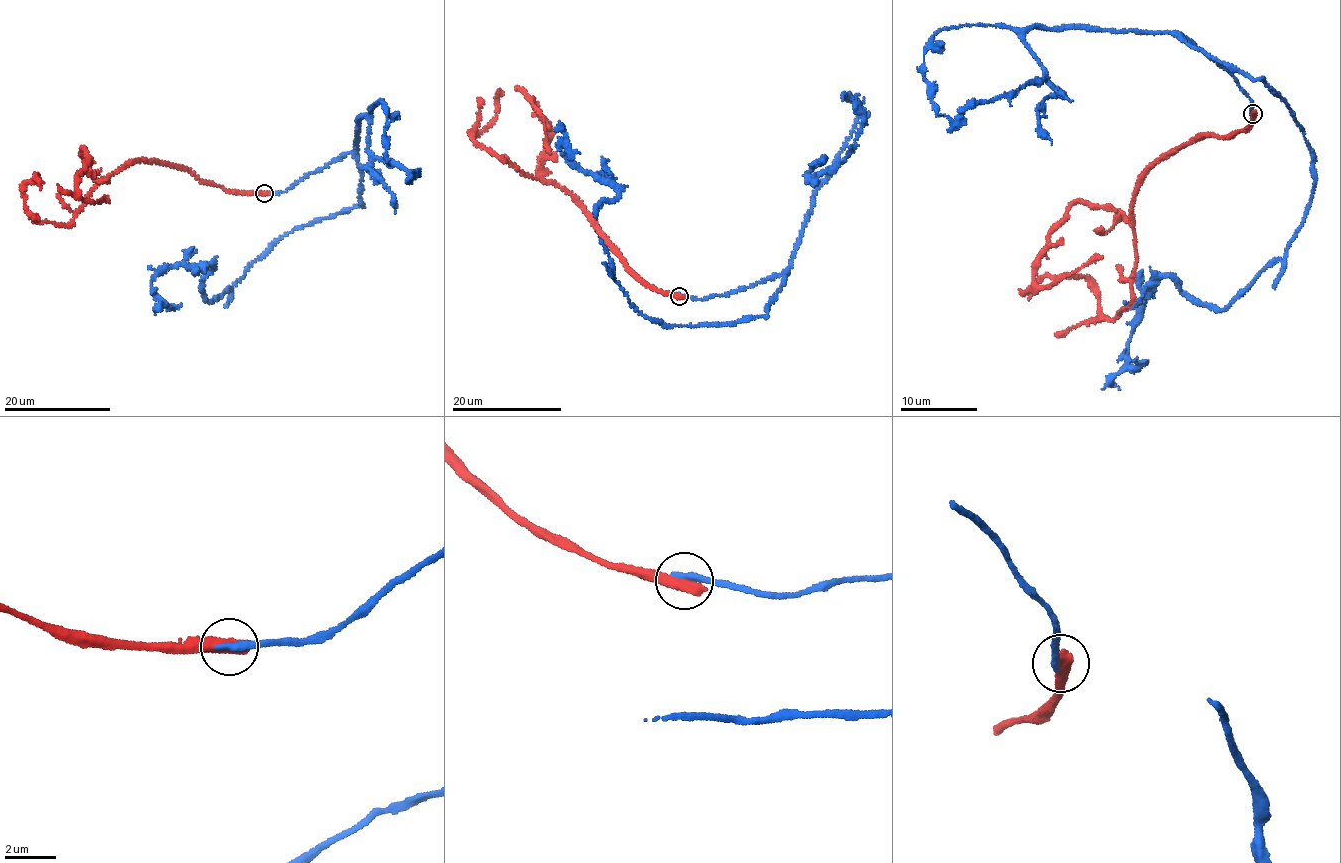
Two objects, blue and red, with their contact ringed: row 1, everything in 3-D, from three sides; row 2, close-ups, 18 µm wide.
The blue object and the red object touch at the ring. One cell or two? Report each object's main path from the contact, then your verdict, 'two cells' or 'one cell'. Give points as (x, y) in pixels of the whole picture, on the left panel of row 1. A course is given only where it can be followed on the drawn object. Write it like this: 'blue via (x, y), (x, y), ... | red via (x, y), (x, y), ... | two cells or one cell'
blue via (265, 194), (348, 153), (362, 176), (361, 205), (294, 227), (207, 302), (212, 267), (174, 265), (156, 309) | red via (264, 194), (140, 159), (106, 177), (67, 225), (26, 210), (27, 183), (36, 175), (41, 189) | two cells

